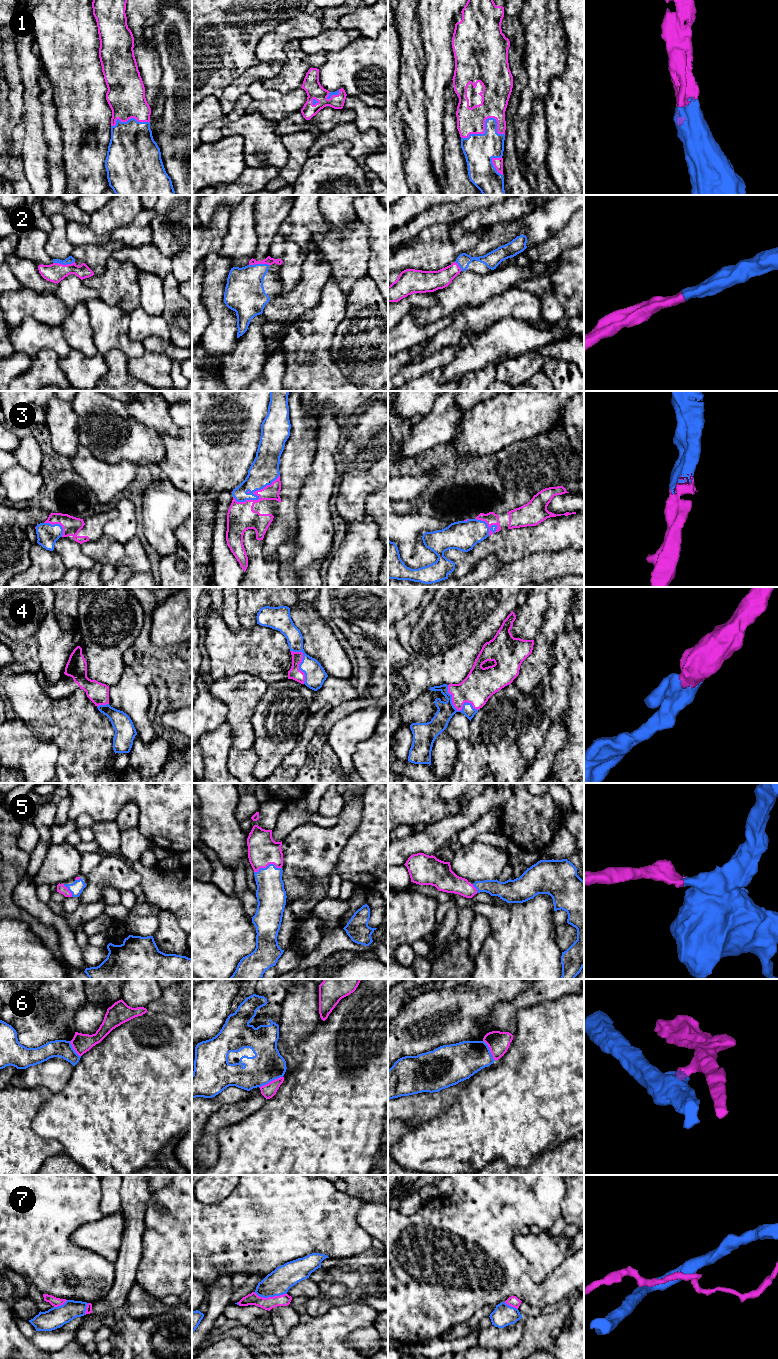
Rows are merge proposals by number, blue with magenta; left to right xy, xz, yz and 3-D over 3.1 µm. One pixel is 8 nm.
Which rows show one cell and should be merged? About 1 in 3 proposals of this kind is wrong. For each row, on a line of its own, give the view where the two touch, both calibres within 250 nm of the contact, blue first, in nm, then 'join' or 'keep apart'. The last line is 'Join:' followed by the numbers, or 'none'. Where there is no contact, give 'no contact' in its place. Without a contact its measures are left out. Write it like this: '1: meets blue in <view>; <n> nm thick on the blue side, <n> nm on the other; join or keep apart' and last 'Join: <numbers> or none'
1: meets blue in yz; 260 nm thick on the blue side, 220 nm on the other; join
2: meets blue in xy; 60 nm thick on the blue side, 150 nm on the other; join
3: meets blue in xz; 220 nm thick on the blue side, 220 nm on the other; join
4: meets blue in yz; 140 nm thick on the blue side, 240 nm on the other; join
5: meets blue in xz; 240 nm thick on the blue side, 240 nm on the other; join
6: meets blue in xz; 260 nm thick on the blue side, 110 nm on the other; keep apart
7: meets blue in xz; 200 nm thick on the blue side, 100 nm on the other; keep apart
Join: 1, 2, 3, 4, 5

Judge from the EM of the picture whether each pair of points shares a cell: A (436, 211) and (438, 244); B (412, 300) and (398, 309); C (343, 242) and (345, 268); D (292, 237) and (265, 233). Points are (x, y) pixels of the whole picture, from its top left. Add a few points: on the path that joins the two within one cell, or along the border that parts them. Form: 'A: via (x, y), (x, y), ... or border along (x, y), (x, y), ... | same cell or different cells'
A: border along (454, 222), (434, 224), (416, 235) | different cells
B: via (409, 302), (401, 308) | same cell
C: via (345, 248), (345, 262) | same cell
D: border along (288, 215), (282, 222), (270, 245), (269, 255) | different cells

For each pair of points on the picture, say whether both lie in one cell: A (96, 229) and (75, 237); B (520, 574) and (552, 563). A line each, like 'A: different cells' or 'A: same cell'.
A: same cell
B: same cell

